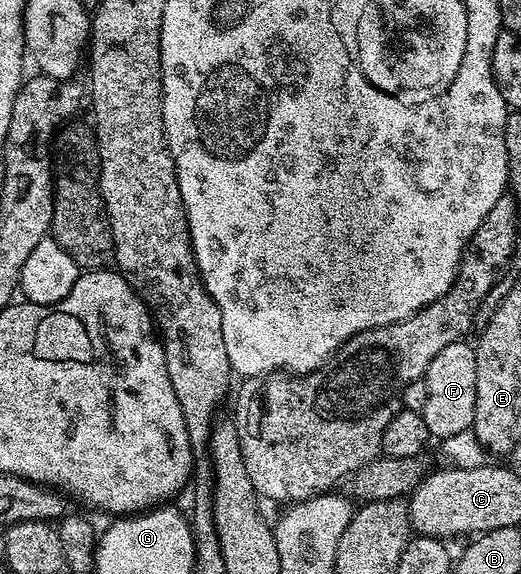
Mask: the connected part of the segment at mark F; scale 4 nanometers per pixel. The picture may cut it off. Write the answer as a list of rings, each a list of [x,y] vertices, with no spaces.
[[[466,340],[448,344],[428,364],[424,375],[428,384],[428,400],[424,400],[421,416],[428,424],[428,432],[435,439],[443,440],[471,429],[476,416],[476,352]]]

